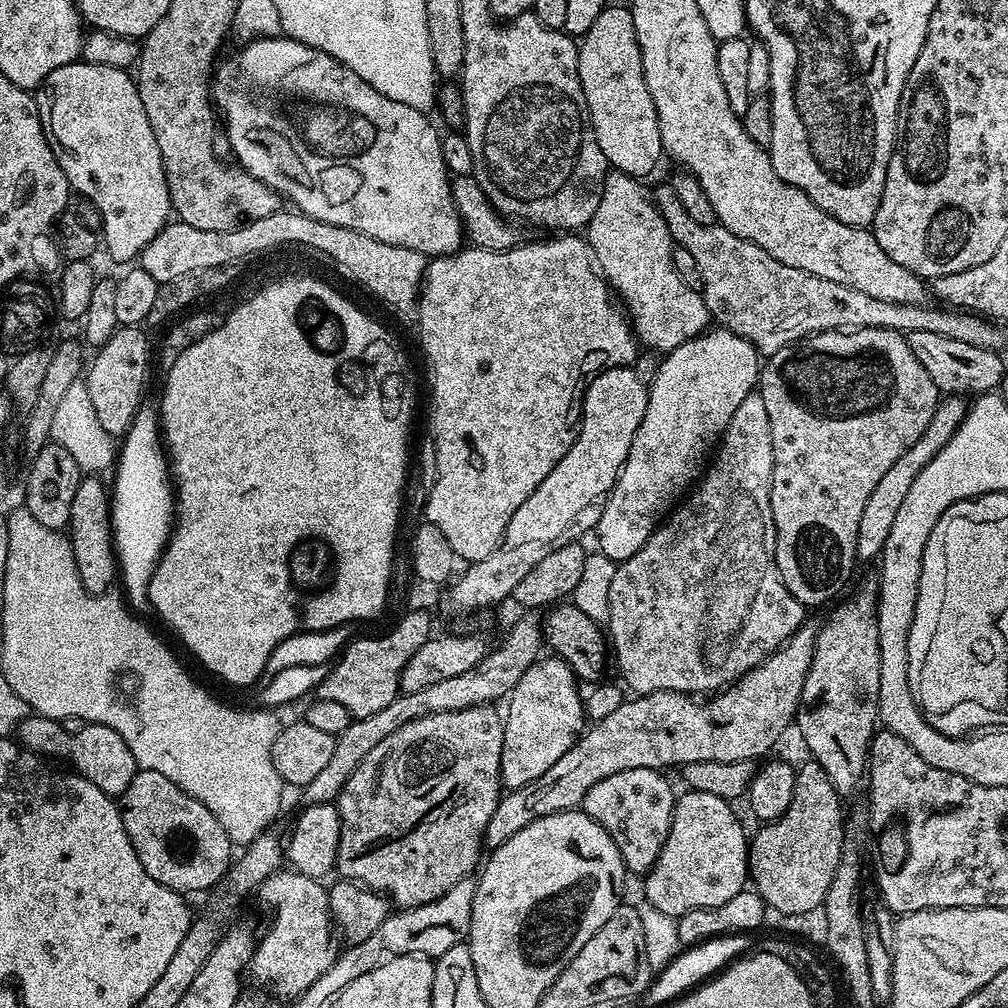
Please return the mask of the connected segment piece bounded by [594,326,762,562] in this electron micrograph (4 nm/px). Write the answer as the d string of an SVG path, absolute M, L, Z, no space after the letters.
M719 326L701 332L693 340L688 340L667 353L661 360L664 361L661 362L656 377L651 377L650 380L646 414L634 434L630 454L594 525L596 540L604 551L601 553L615 562L628 560L638 554L638 550L642 550L649 536L656 531L658 522L663 521L673 511L677 501L701 479L726 430L728 420L734 418L734 408L742 406L744 397L753 395L762 367L762 357L750 341L734 334L729 328Z

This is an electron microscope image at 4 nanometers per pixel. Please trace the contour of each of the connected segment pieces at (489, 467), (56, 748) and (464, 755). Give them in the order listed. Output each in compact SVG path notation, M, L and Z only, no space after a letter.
M576 234L557 236L560 236L557 240L540 240L537 244L521 243L504 252L468 246L453 252L451 256L435 257L424 271L418 317L420 344L424 347L424 356L432 371L432 440L436 443L436 481L428 492L424 512L428 515L425 516L427 523L438 526L438 530L446 534L446 542L450 542L453 552L464 562L484 560L499 546L514 510L518 510L518 506L522 506L522 502L534 494L542 478L546 478L546 474L550 474L550 470L554 470L554 466L558 466L560 459L568 453L574 439L574 424L568 419L572 416L572 399L578 396L576 383L580 380L580 363L591 352L625 352L632 356L638 349L629 317L623 307L615 308L612 305L613 293L604 276L594 267L587 243L580 236L576 237Z
M35 714L25 715L18 729L18 740L29 752L39 754L41 757L65 756L69 760L71 767L86 777L98 790L102 790L106 795L119 798L130 786L134 774L138 770L138 765L134 754L130 754L130 746L126 746L122 734L118 730L110 730L110 726L101 724L84 724L77 732L68 732L63 723L58 720L51 720L45 716Z
M479 704L466 710L430 714L414 722L406 722L406 726L394 730L390 738L382 738L382 742L378 742L378 746L374 746L374 750L370 750L370 754L366 754L362 762L358 762L354 774L350 774L350 778L342 786L339 796L334 801L340 815L340 841L335 871L340 872L339 875L343 879L352 880L372 892L383 894L397 909L403 910L417 908L426 902L442 898L442 894L446 894L450 886L458 886L458 882L469 879L477 871L482 860L480 852L482 853L484 848L484 831L502 795L500 763L504 749L504 722L501 713L499 711L496 713L494 709L492 704Z

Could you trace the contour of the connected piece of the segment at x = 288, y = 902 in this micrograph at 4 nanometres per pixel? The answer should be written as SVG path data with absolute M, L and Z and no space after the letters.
M281 870L270 874L258 889L260 904L272 911L272 921L264 937L256 940L250 976L252 972L253 978L260 983L257 985L281 1001L292 1002L301 996L322 974L326 974L326 970L330 970L338 955L337 937L328 911L328 888L320 884L323 883L315 876Z

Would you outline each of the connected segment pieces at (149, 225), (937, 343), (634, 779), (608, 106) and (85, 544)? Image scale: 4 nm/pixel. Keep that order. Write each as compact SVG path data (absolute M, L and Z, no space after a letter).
M73 62L58 66L58 70L51 72L40 85L35 97L50 150L58 166L66 174L69 189L75 195L77 192L78 195L85 196L96 207L96 212L104 223L102 244L103 247L104 244L108 247L109 258L120 264L125 263L124 265L135 261L142 249L154 238L154 234L161 232L173 215L172 199L158 154L158 142L154 138L154 130L150 130L150 122L146 118L135 79L122 68Z
M918 330L917 332L907 333L908 345L914 350L914 356L918 358L918 362L922 366L922 370L926 370L926 374L930 374L930 378L934 382L934 386L938 386L941 393L944 394L988 394L996 388L1004 380L1004 360L1000 357L999 351L983 348L982 346L970 346L967 342L958 342L958 338L942 338L942 334L930 334L930 330Z
M655 768L622 770L602 778L586 790L582 811L589 821L601 824L603 835L614 838L614 846L624 859L624 867L629 873L647 874L654 866L658 854L668 837L672 812L676 809L677 793L672 793L667 775Z
M609 6L594 18L588 35L578 44L578 78L586 120L601 157L628 176L645 178L665 155L660 137L660 119L644 81L642 54L627 7Z
M88 474L81 479L78 491L74 493L74 506L70 506L67 531L70 533L74 562L78 568L78 578L87 592L97 594L109 591L118 580L118 557L114 547L112 530L112 510L109 489L104 489L101 477Z

